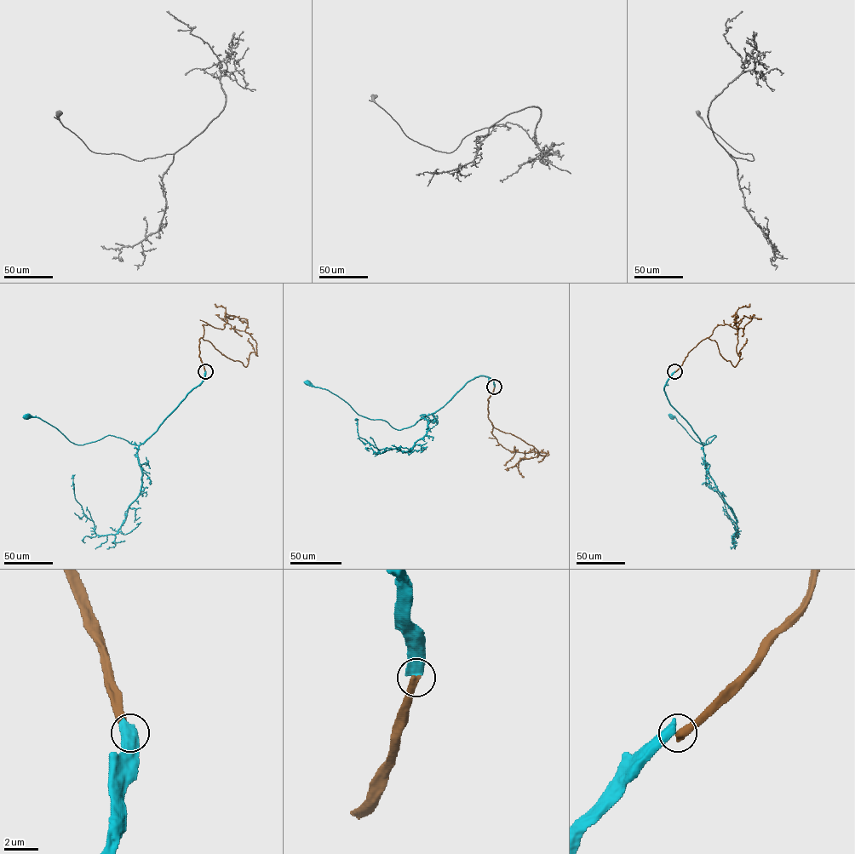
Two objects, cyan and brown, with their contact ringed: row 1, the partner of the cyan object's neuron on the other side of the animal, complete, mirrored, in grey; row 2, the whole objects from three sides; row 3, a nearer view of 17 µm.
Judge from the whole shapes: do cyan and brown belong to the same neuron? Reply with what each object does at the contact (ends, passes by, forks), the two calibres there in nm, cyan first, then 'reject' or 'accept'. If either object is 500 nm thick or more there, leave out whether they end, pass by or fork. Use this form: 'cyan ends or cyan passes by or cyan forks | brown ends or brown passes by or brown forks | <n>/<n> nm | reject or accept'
650/480 nm | reject

